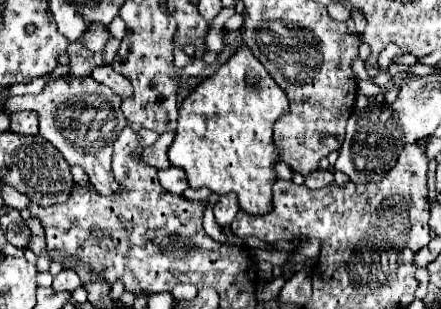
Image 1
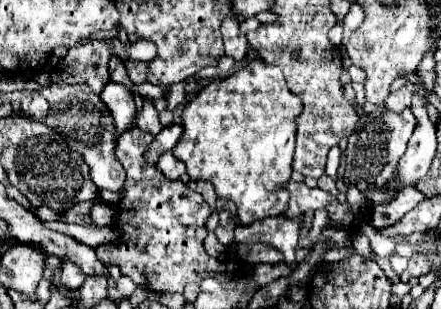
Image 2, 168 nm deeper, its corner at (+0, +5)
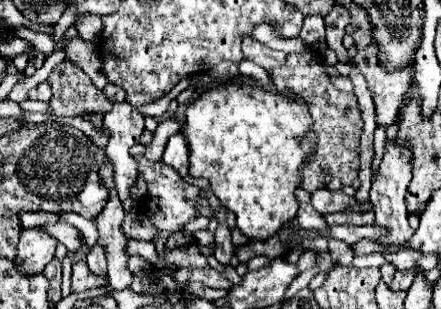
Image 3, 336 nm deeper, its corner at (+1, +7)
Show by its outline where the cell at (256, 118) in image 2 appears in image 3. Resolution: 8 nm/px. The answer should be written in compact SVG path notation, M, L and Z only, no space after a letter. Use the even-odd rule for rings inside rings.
M221 84L187 106L183 134L189 144L189 174L211 182L213 194L225 208L235 212L237 228L247 238L269 240L297 214L299 204L293 192L301 184L299 168L307 162L311 148L303 142L307 130L311 130L311 116L301 100L249 84Z

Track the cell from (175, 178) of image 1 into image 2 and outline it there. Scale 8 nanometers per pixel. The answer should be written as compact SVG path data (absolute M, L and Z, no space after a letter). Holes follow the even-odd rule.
M172 152L162 154L162 158L158 160L156 166L158 166L158 168L162 170L162 174L166 174L166 178L170 178L170 180L182 180L182 182L188 182L188 180L190 180L188 174L186 174L186 166L182 166L182 160L174 158Z

